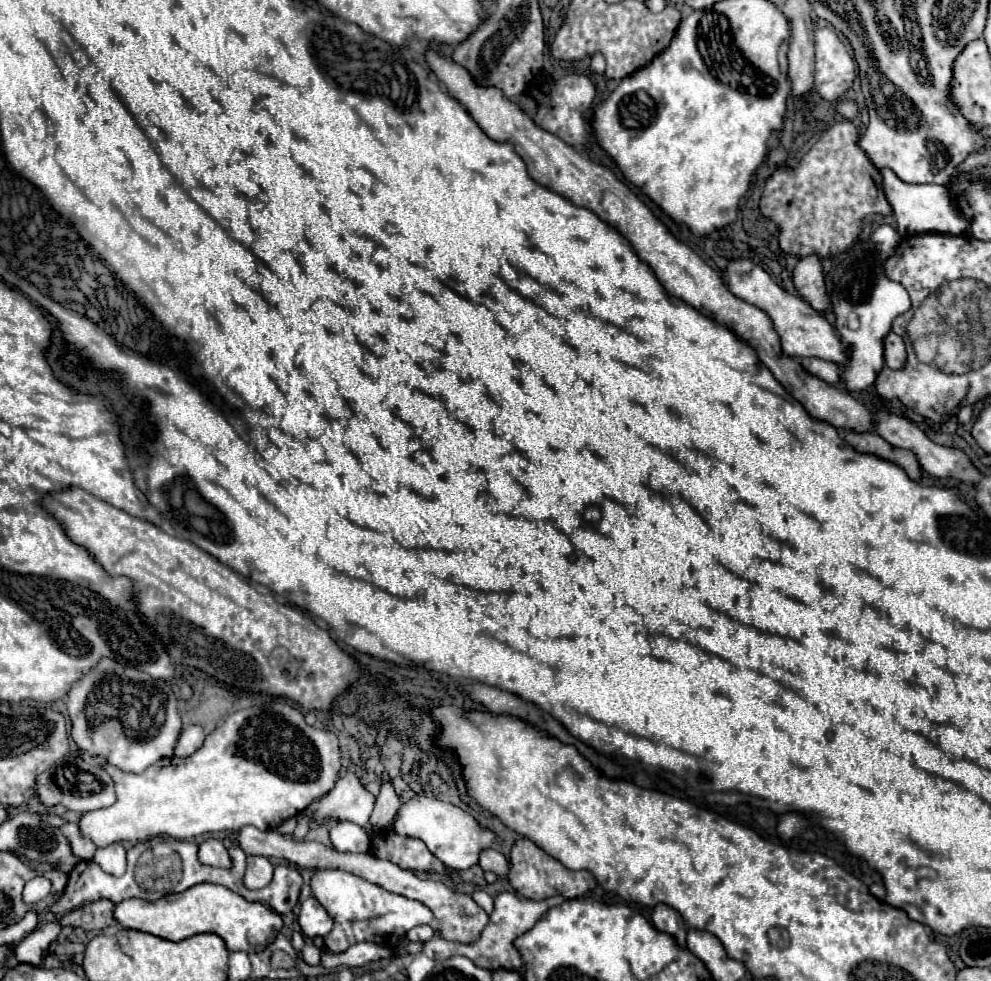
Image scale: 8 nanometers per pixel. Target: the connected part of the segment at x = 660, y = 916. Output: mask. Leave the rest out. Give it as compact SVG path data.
M664 903L656 905L652 909L652 923L656 929L670 933L680 947L686 947L686 923L676 909L672 909Z

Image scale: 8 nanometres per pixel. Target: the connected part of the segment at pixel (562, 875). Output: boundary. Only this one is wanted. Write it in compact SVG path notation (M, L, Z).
M518 839L510 853L510 885L514 891L528 899L548 899L554 895L562 895L566 899L574 899L584 895L586 891L596 887L596 879L590 871L570 871L564 865L560 865L556 859L552 859L548 853L544 853L534 841L530 839Z

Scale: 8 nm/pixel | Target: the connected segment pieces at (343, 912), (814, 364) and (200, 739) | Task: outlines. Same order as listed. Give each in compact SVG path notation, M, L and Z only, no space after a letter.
M316 869L310 887L312 895L334 917L334 929L324 937L328 951L344 951L358 941L374 941L392 949L408 929L434 921L432 911L424 903L388 893L384 887L342 869Z
M808 357L808 359L802 359L800 365L814 377L826 381L826 383L838 383L840 381L840 365L832 363L832 361L824 361L824 359L816 359L816 357Z
M186 727L178 739L178 745L174 749L176 757L188 757L192 755L196 749L200 749L200 745L204 743L204 731L200 727Z

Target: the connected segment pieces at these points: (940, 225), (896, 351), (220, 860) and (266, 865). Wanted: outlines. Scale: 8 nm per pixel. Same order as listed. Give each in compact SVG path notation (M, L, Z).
M882 169L884 177L884 193L892 211L896 215L898 233L916 235L916 233L948 233L948 235L964 235L968 233L968 221L956 211L950 201L948 189L944 185L910 185L900 181L890 169Z
M890 331L884 337L884 361L888 367L898 369L904 365L906 361L906 349L904 349L904 341L900 335L896 335L894 331Z
M208 839L200 845L198 857L204 865L210 867L220 867L220 869L232 869L232 859L228 855L228 849L222 845L222 841Z
M248 855L246 857L246 873L244 873L244 885L248 889L262 889L272 879L272 863L268 857L260 855Z

